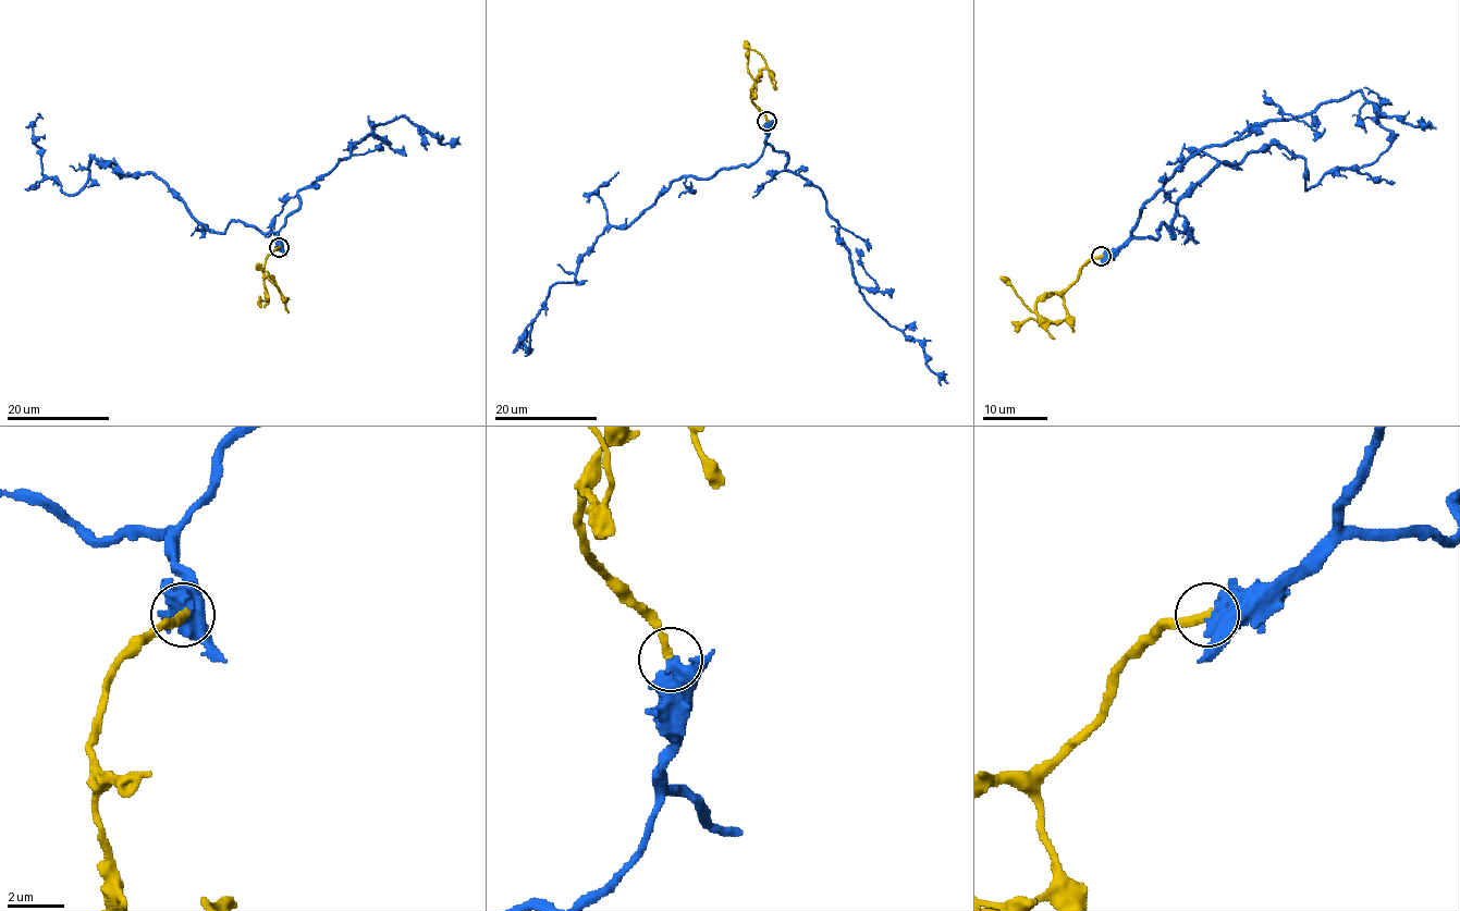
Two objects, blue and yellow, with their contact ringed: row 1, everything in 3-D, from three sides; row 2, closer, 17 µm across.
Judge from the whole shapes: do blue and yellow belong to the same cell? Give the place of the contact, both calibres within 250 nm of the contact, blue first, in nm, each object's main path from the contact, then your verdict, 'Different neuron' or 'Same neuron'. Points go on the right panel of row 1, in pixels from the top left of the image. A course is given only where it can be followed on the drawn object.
Place: (1101, 256). Thickness 700 nm (blue) against 320 nm. Course of blue: (1101, 257), (1174, 237), (1175, 205), (1250, 151), (1300, 155), (1304, 189), (1371, 164), (1390, 133), (1363, 87). Course of yellow: (1101, 256), (1093, 257), (1067, 287), (1046, 294), (1033, 310), (1001, 277). Different neuron

